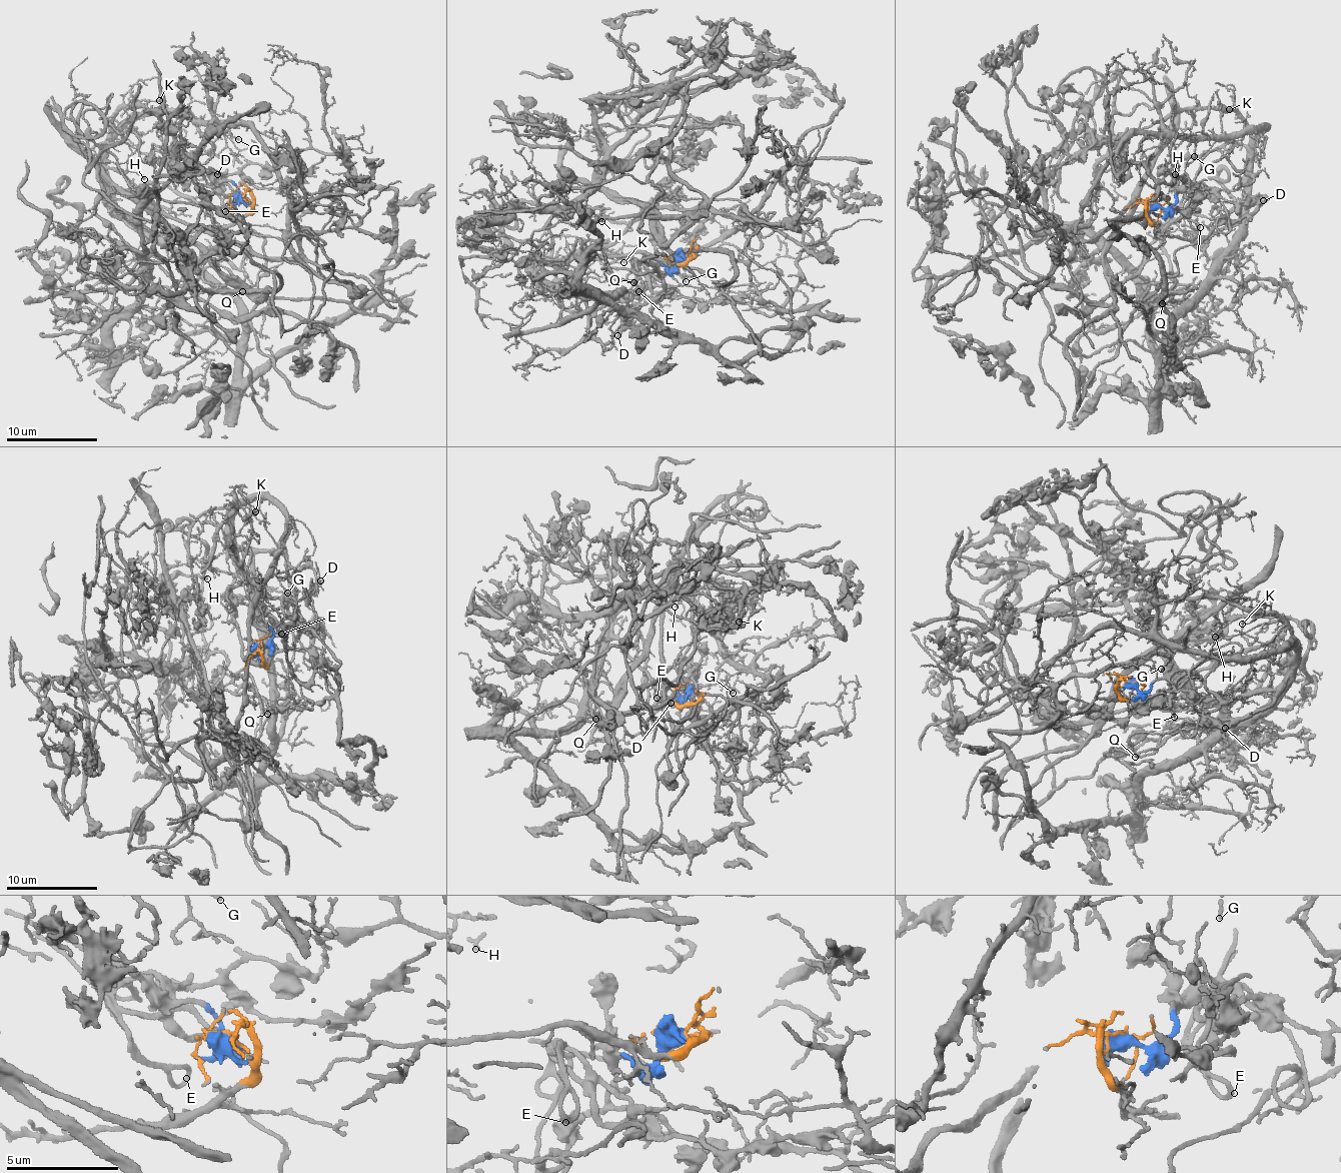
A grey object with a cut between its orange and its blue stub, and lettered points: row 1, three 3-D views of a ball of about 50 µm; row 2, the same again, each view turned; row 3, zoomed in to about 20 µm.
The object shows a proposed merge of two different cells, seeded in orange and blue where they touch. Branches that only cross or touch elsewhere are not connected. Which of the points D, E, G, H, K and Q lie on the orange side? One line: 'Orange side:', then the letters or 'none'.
Orange side: G, H, K

